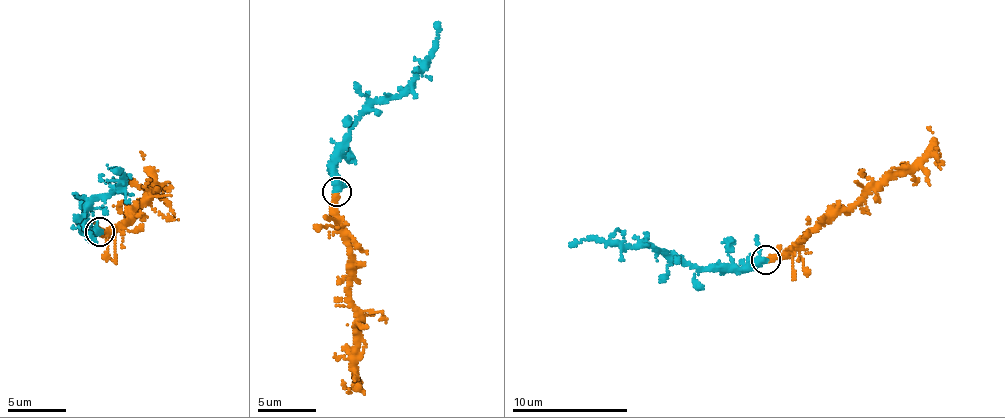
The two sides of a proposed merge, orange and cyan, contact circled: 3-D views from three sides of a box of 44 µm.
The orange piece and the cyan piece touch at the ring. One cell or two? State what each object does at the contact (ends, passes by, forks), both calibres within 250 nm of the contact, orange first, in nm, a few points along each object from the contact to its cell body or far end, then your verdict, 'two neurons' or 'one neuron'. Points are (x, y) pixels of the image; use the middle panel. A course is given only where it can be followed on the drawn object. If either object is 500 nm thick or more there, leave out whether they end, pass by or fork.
orange passes by; cyan passes by; 320 nm thick on the orange side, 320 nm on the other; orange runs (338, 193), (337, 222), (348, 254), (347, 282), (357, 326), (354, 337), (353, 386), (361, 381); cyan runs (338, 191), (335, 153), (350, 125), (376, 103), (400, 97), (423, 61), (431, 55), (438, 22); one neuron

